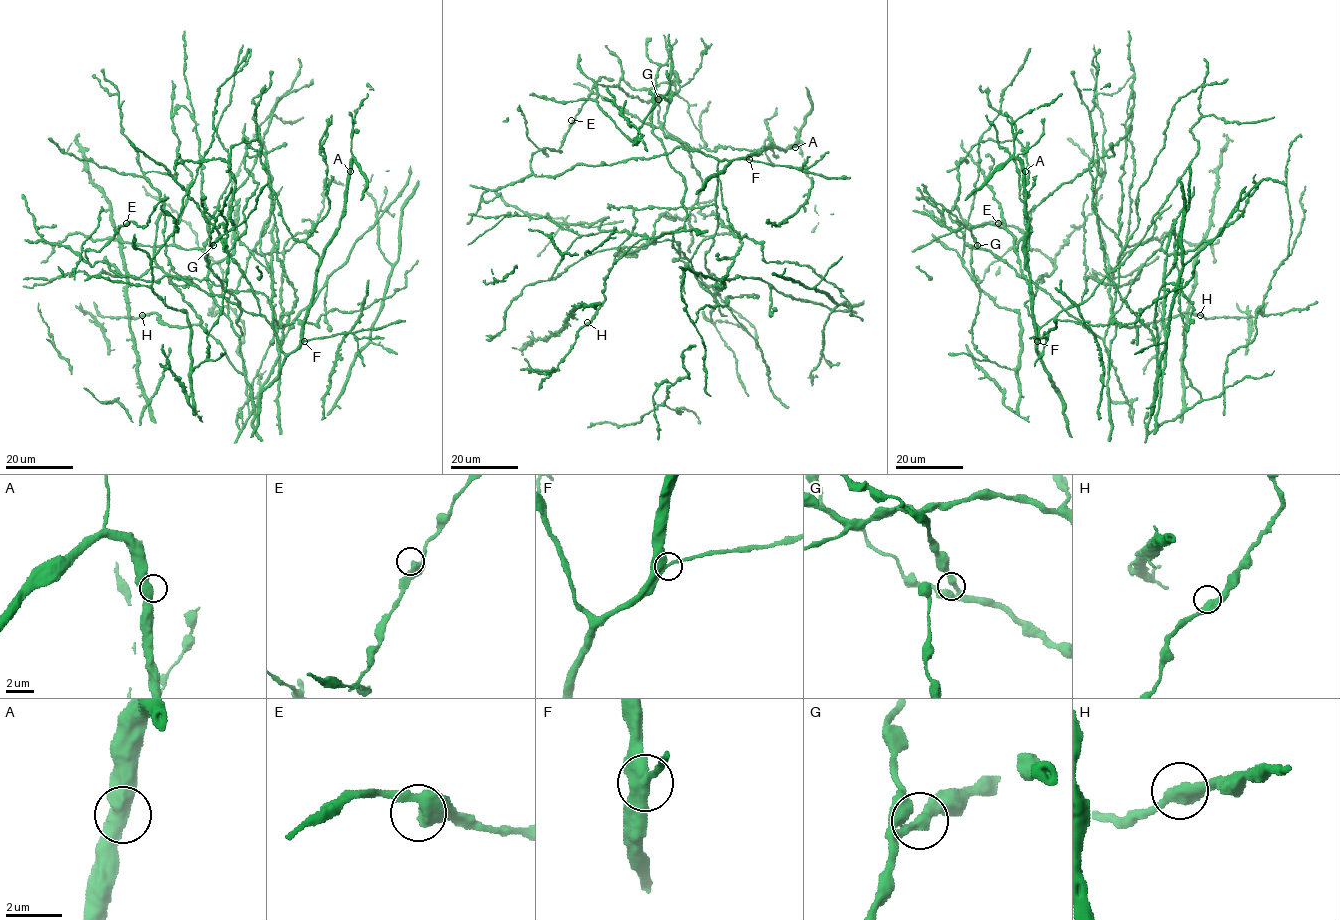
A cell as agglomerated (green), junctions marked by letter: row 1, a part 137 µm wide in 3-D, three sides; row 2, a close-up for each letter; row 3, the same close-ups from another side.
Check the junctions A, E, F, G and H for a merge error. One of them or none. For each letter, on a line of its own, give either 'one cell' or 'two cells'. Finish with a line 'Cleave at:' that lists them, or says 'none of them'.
A: one cell
E: one cell
F: one cell
G: one cell
H: one cell
Cleave at: none of them

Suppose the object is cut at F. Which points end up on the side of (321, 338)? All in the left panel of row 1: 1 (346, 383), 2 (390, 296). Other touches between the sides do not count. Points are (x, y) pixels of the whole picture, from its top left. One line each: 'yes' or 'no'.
1: no
2: no

